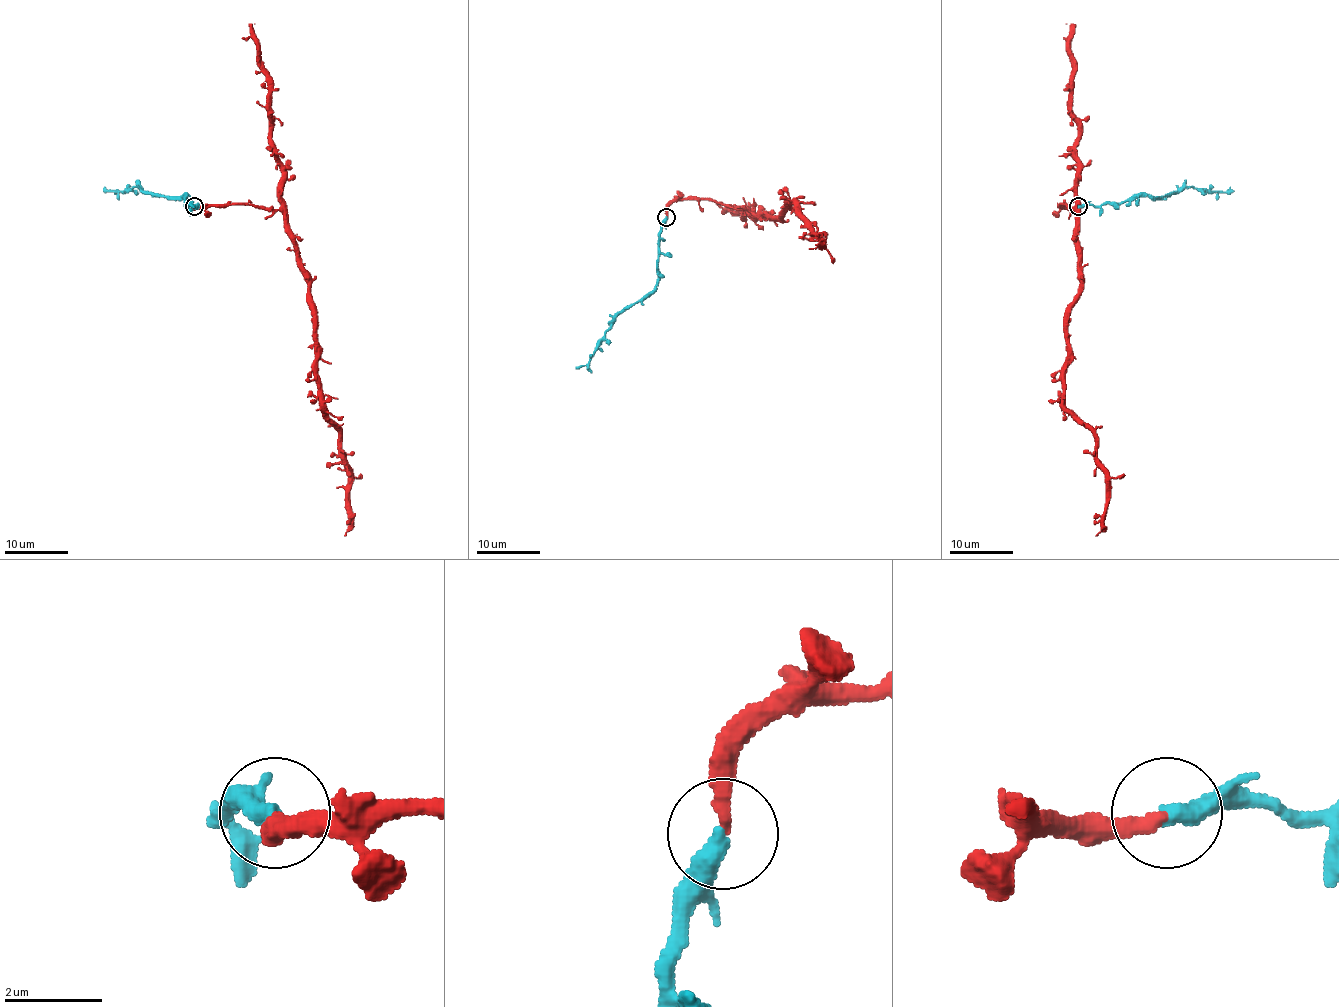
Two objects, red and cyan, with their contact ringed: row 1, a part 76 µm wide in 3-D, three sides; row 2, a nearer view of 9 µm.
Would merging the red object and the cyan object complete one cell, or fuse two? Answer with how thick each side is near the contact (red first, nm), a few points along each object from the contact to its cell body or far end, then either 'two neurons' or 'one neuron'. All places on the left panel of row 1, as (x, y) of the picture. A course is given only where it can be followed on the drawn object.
calibres 280 and 400 nm; course red (194, 205), (242, 204), (277, 209), (283, 215), (314, 311), (322, 414), (339, 433), (349, 475), (344, 535); course cyan (194, 205), (186, 204), (185, 196), (151, 196), (137, 186), (108, 191), (104, 186); one neuron

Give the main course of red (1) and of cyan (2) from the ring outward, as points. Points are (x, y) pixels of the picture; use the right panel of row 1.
1: (1078, 205), (1061, 204), (1077, 215), (1080, 283), (1065, 406), (1092, 433), (1105, 475), (1096, 535)
2: (1078, 205), (1121, 204), (1139, 196), (1170, 196), (1191, 186), (1221, 191), (1229, 186)

